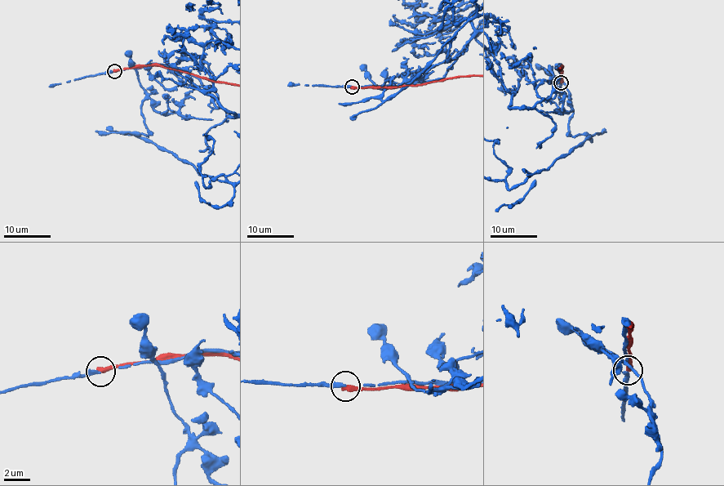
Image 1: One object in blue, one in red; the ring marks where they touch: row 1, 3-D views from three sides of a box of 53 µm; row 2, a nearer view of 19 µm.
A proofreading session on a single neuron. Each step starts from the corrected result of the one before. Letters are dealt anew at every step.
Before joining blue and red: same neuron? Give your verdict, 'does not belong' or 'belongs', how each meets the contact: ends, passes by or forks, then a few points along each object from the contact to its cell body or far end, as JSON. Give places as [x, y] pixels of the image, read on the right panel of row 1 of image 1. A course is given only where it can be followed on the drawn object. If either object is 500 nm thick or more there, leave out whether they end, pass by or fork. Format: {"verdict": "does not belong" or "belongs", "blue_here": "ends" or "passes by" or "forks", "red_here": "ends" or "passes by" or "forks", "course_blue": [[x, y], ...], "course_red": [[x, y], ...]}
{"verdict": "does not belong", "blue_here": "passes by", "red_here": "ends"}

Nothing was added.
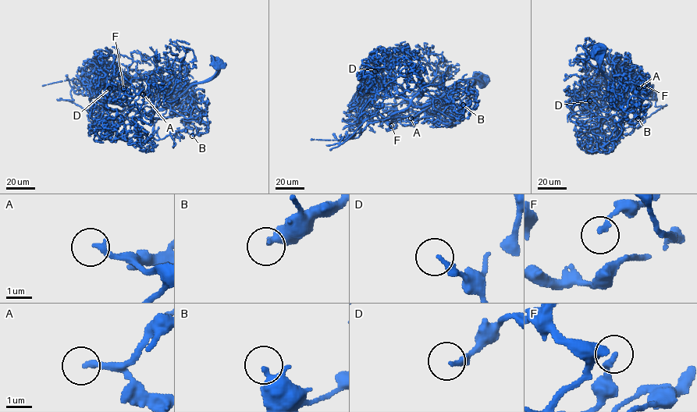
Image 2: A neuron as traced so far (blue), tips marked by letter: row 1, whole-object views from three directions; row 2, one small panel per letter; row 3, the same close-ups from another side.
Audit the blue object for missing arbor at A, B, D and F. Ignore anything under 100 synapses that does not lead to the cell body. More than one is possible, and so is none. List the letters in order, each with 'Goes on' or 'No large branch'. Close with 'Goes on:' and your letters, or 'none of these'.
A: Goes on
B: No large branch
D: No large branch
F: No large branch
Goes on: A

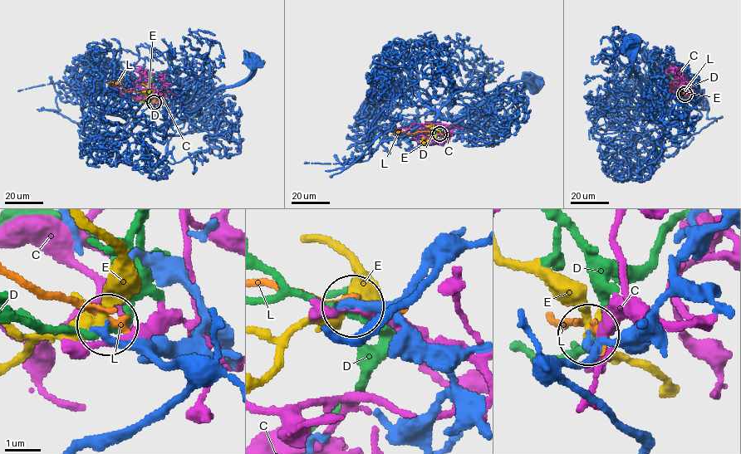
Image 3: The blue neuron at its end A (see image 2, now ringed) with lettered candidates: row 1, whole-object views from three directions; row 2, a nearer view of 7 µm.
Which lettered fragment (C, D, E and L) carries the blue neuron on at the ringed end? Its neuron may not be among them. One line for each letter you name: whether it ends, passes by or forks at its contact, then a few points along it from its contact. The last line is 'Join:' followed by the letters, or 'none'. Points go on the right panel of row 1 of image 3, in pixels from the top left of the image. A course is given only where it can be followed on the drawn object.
E: it forks | via (684, 95), (677, 86), (684, 80)
Join: E

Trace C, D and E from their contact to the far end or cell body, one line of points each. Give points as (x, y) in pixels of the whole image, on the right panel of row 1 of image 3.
C: (685, 95), (686, 85), (679, 78), (670, 80), (670, 86), (674, 87), (669, 89), (675, 94), (674, 91)
D: (684, 95), (690, 87), (681, 85), (669, 75), (669, 71)
E: (684, 95), (677, 86), (684, 80)

